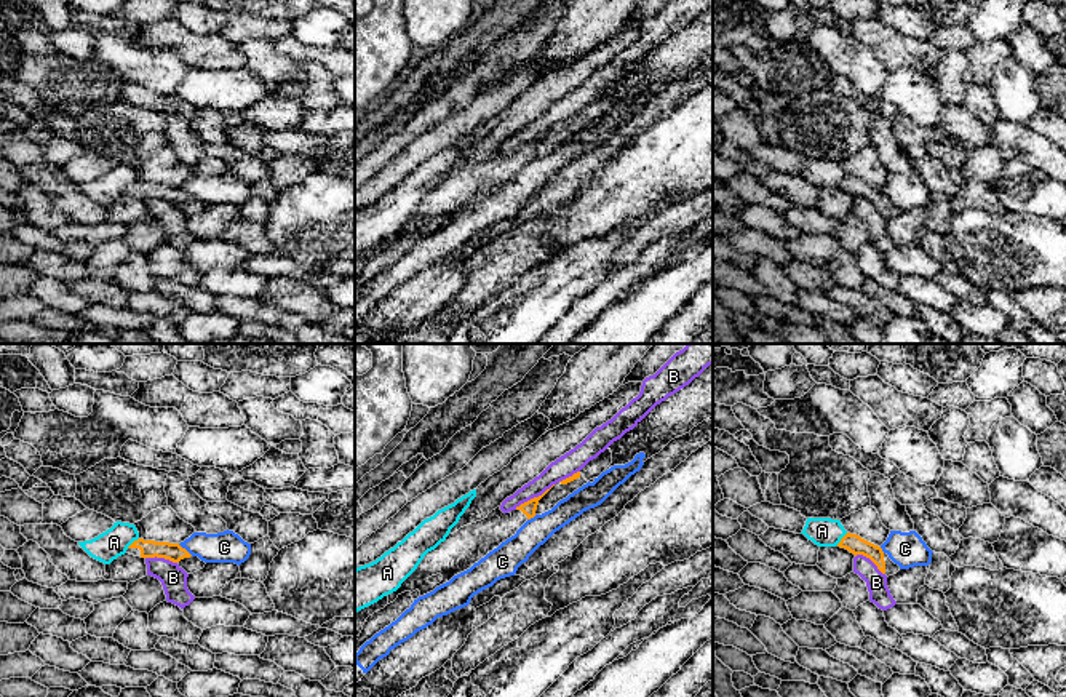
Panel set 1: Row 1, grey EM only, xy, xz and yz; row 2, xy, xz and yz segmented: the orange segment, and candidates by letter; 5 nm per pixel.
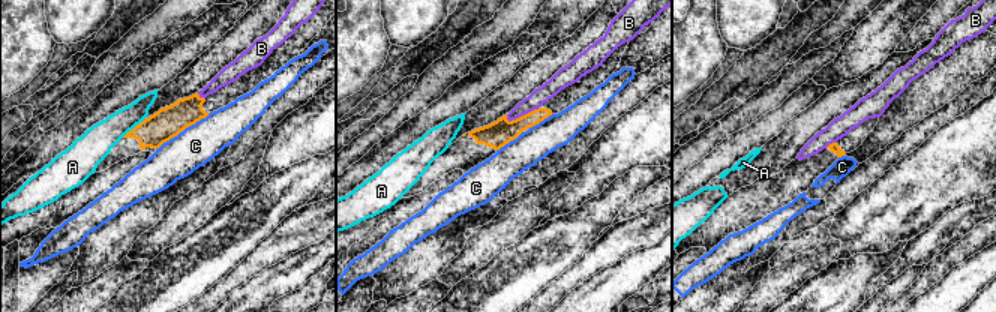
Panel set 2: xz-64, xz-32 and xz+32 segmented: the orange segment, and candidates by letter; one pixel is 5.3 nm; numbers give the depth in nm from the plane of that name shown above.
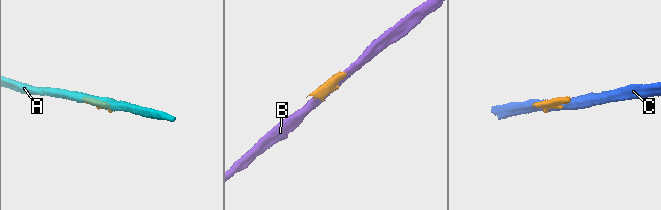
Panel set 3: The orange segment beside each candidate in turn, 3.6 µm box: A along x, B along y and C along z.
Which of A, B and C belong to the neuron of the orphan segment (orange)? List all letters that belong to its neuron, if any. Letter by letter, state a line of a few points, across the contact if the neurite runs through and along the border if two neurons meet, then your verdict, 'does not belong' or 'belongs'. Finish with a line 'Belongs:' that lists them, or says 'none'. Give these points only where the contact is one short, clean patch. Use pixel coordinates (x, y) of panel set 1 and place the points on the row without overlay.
A: does not belong
B: does not belong
C: line xy (178, 186), (192, 197); does not belong
Belongs: none

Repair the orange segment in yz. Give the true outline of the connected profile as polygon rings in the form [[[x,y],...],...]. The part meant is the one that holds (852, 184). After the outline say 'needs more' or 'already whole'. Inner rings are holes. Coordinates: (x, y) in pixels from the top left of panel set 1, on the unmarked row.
[[[847,174],[841,184],[837,185],[837,189],[849,192],[850,195],[857,197],[863,197],[866,200],[869,200],[877,211],[889,217],[893,217],[900,213],[900,208],[895,206],[887,195],[882,193],[881,189],[861,181],[857,176],[850,176]]] | needs more

